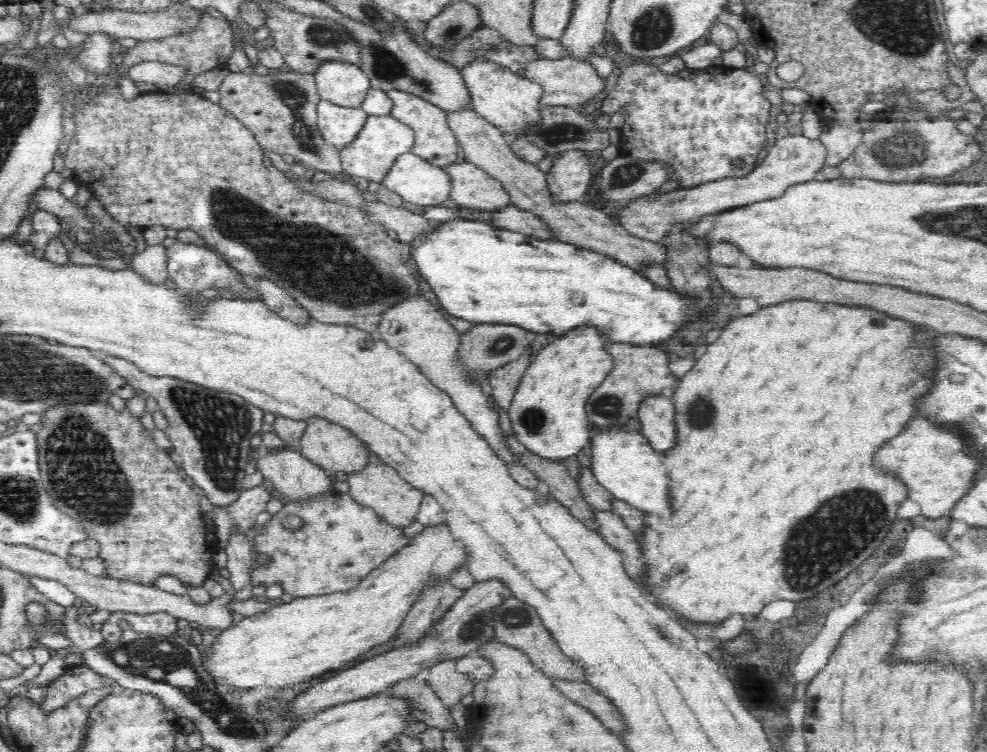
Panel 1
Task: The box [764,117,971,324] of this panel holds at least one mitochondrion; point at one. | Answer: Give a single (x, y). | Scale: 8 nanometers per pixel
(894, 148)

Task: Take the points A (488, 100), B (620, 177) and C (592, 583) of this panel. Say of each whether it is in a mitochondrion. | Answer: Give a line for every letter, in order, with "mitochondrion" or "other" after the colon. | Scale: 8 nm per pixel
A: other
B: mitochondrion
C: other

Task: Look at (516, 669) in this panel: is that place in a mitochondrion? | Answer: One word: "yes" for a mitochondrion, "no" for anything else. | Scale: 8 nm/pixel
no

